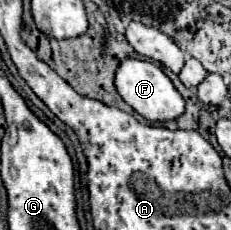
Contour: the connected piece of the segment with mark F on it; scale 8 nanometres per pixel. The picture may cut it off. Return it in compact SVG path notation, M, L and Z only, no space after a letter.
M122 59L116 69L114 85L120 93L120 97L144 119L148 121L172 121L184 113L184 99L172 85L172 81L166 77L166 73L156 67L152 61L140 61L140 59Z

